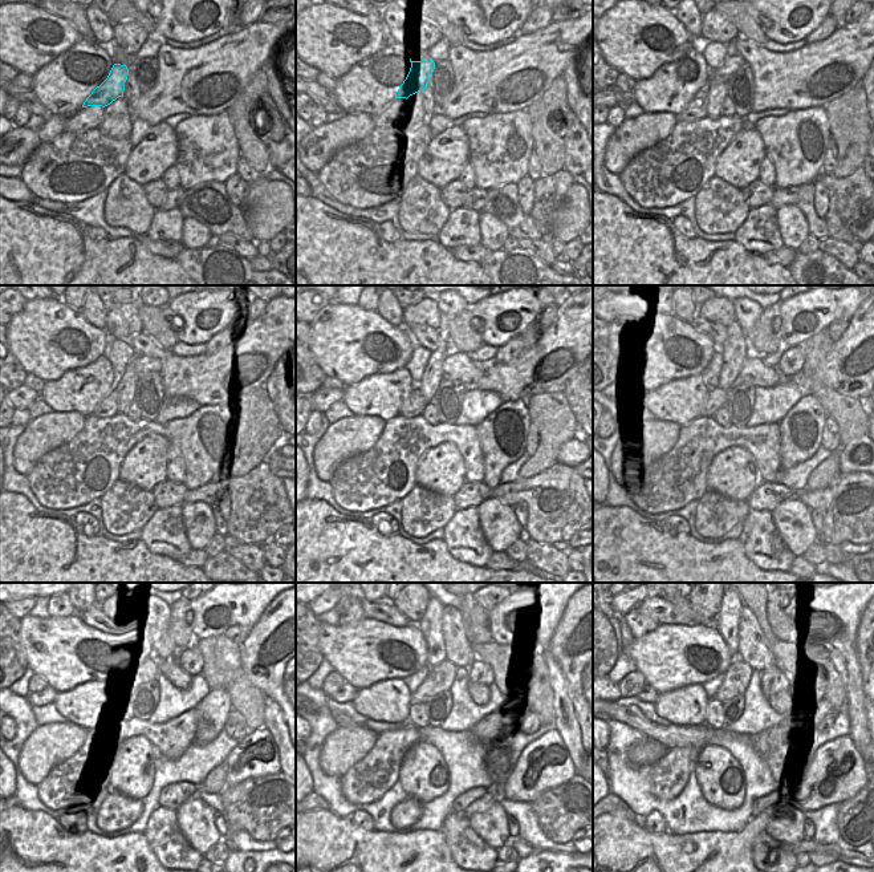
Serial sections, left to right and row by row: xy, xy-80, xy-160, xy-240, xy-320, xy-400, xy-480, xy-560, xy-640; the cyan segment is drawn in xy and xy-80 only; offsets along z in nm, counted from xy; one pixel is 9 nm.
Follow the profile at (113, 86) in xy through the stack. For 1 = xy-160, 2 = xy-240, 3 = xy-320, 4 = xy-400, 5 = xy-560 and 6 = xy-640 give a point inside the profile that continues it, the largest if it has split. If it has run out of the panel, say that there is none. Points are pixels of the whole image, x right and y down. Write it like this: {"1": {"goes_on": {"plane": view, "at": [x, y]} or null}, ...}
{"1": {"goes_on": {"plane": "xy-160", "at": [731, 64]}}, "2": {"goes_on": {"plane": "xy-240", "at": [143, 364]}}, "3": {"goes_on": {"plane": "xy-320", "at": [458, 365]}}, "4": {"goes_on": {"plane": "xy-400", "at": [755, 372]}}, "5": {"goes_on": {"plane": "xy-560", "at": [479, 693]}}, "6": {"goes_on": {"plane": "xy-640", "at": [780, 702]}}}

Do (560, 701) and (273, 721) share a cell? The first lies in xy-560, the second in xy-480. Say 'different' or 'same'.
same

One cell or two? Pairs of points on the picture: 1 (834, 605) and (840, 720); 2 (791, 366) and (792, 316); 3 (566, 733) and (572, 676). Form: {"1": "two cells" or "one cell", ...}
{"1": "two cells", "2": "two cells", "3": "two cells"}

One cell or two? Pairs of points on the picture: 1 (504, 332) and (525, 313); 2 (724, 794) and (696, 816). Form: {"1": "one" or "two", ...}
{"1": "one", "2": "two"}

